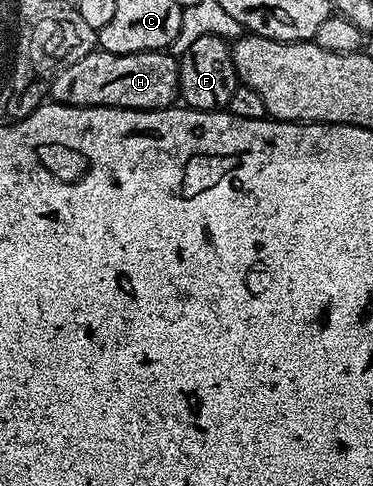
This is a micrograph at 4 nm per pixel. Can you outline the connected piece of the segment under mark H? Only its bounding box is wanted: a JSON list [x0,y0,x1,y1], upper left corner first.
[51,51,178,109]

